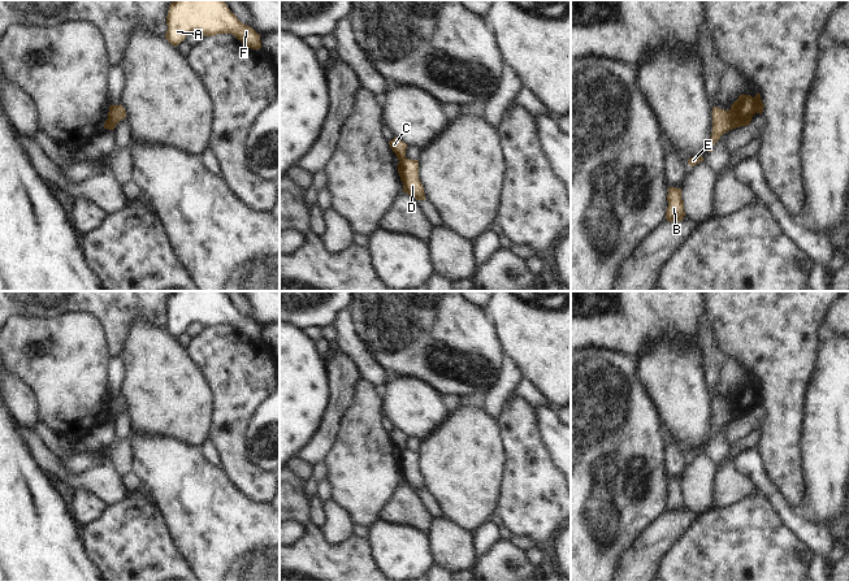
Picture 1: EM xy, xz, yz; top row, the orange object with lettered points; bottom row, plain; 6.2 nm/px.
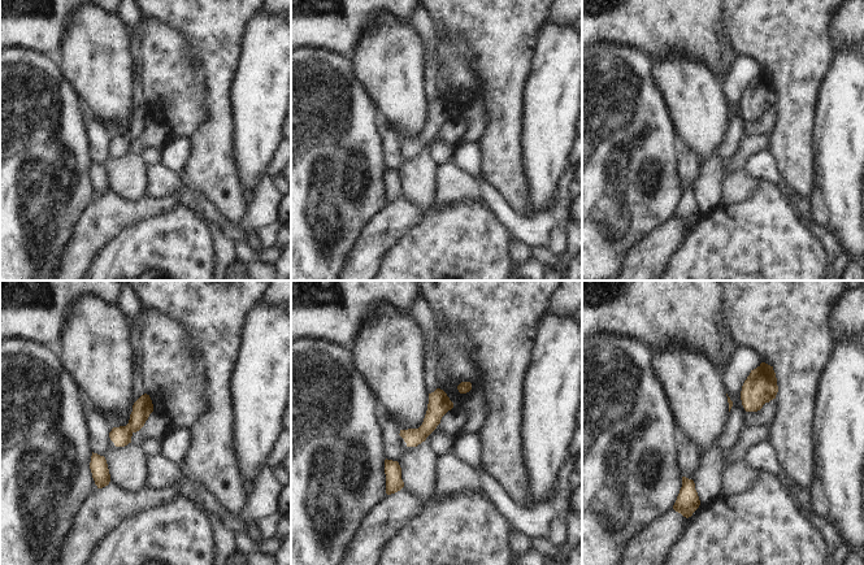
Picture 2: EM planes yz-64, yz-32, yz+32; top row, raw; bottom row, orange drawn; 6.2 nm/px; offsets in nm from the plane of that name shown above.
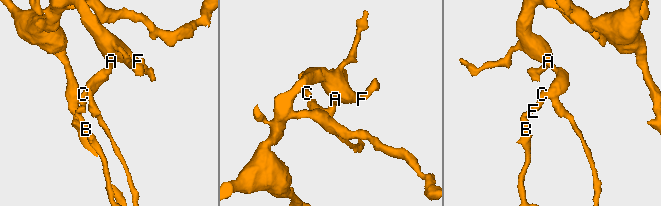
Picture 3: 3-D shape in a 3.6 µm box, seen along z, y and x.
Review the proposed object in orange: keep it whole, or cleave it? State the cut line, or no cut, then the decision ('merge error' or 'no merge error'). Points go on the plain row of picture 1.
cut in yz along (728, 402), (733, 419); merge error

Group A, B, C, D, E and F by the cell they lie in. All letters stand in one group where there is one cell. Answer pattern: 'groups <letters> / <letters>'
groups A D F / B C E

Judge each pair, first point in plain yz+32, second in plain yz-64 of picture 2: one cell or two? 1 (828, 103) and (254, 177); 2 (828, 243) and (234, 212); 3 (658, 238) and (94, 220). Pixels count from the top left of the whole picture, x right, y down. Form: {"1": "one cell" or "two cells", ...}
{"1": "one cell", "2": "two cells", "3": "one cell"}

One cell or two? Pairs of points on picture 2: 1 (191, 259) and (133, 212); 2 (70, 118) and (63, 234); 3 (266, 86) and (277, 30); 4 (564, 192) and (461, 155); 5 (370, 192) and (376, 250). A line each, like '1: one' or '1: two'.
1: two
2: one
3: one
4: one
5: two

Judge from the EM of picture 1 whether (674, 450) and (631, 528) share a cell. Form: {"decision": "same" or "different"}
{"decision": "different"}

